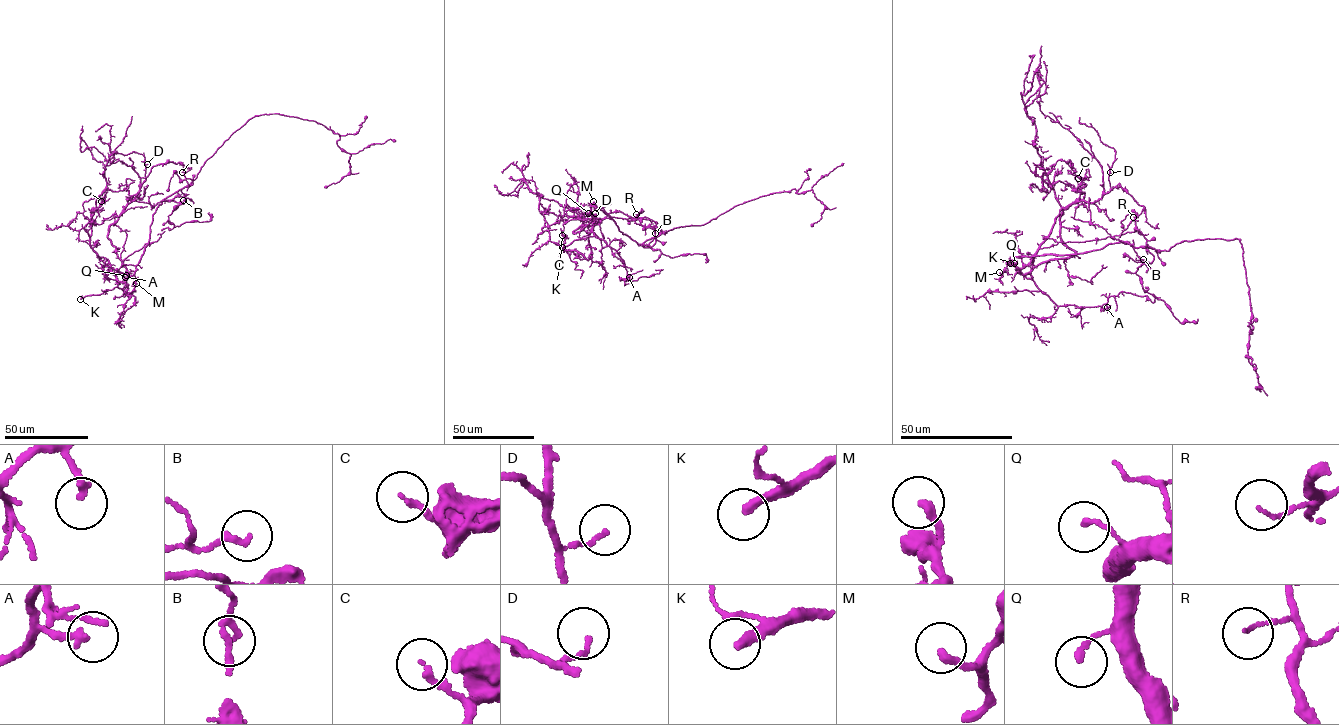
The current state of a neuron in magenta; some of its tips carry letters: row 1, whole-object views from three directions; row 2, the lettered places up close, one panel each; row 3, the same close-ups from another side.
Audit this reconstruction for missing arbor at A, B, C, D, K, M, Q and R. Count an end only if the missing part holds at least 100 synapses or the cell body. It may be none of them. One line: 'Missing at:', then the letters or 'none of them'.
Missing at: K

